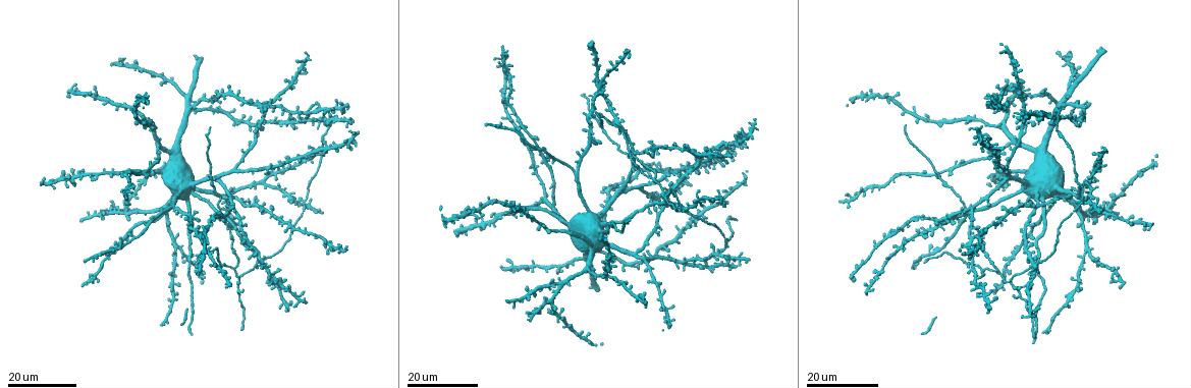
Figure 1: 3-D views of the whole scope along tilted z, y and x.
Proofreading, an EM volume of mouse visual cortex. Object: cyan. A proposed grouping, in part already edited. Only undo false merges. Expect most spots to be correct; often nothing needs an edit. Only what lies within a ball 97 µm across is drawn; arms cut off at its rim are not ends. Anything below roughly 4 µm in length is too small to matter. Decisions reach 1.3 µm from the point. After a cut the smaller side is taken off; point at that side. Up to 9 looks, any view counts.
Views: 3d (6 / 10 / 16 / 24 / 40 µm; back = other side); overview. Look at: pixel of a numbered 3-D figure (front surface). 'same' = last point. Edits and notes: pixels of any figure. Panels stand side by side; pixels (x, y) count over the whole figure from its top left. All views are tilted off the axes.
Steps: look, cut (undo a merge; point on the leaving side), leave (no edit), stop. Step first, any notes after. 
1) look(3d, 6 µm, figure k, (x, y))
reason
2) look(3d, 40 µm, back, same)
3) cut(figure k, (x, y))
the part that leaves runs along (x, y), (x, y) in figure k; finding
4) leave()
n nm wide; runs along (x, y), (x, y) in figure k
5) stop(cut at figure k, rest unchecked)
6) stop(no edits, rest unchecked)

look(3d, 24 µm, figure 1, (574, 170))
three-way junction

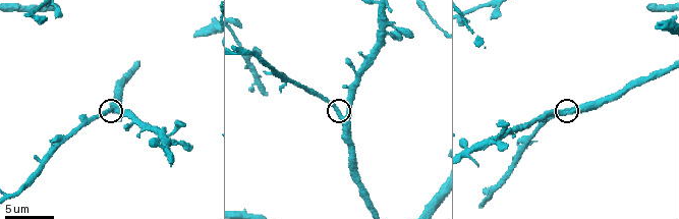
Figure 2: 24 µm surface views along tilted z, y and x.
look(3d, 6 µm, figure 2, (576, 110))
zoom in

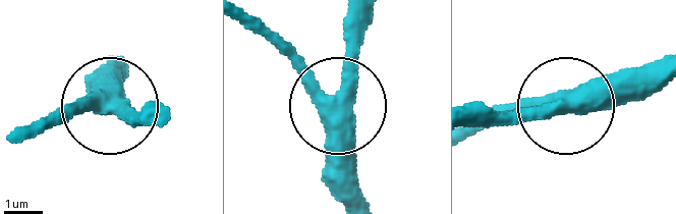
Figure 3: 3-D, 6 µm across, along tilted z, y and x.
leave()
400 nm wide; runs along (112, 59), (124, 84), (118, 97), (52, 112) in figure 3; continuous, no second neuron

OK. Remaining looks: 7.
look(3d, 24 µm, figure 1, (1012, 282))
arms part here

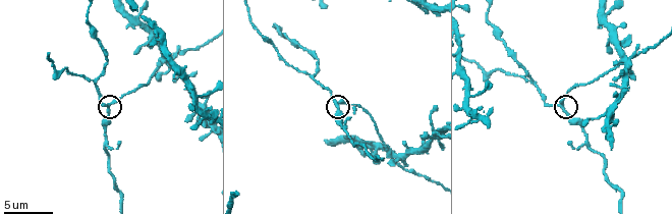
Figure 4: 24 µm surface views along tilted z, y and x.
look(3d, 6 µm, figure 4, (334, 102))

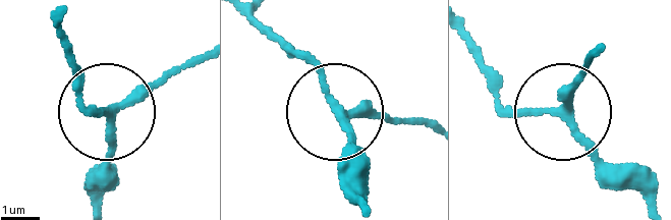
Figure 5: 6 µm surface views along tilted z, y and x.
leave()
190 nm wide; runs along (425, 126), (342, 113), (356, 197) in figure 5; continuous, no second neuron

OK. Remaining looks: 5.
look(3d, 10 µm, figure 4, (390, 155))
four-way junction

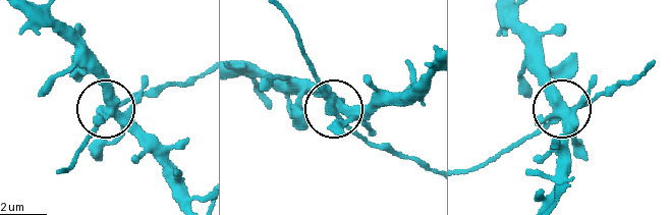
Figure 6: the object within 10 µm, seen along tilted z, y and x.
leave()
4 arms; runs along (512, 16), (527, 62), (551, 86), (558, 107), (594, 88) in figure 6; one neuron here

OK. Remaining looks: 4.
look(3d, 16 µm, figure 1, (652, 205))
three arms meet

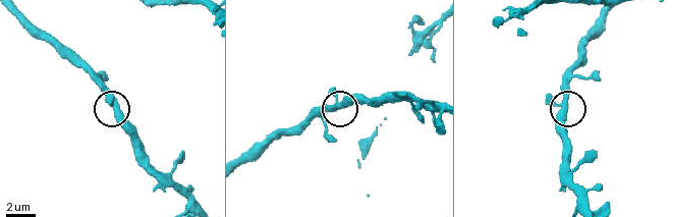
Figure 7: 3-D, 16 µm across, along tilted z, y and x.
look(3d, 10 µm, figure 7, (566, 101))
closer look

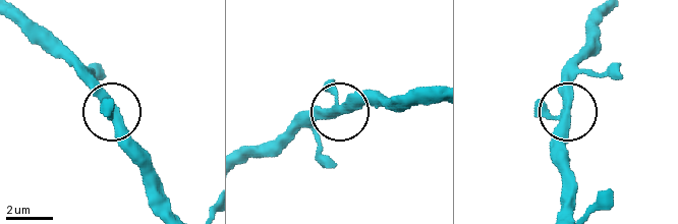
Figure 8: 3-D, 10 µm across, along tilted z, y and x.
leave()
continuous, no second neuron

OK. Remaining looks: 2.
stop(no edits, rest unchecked)

